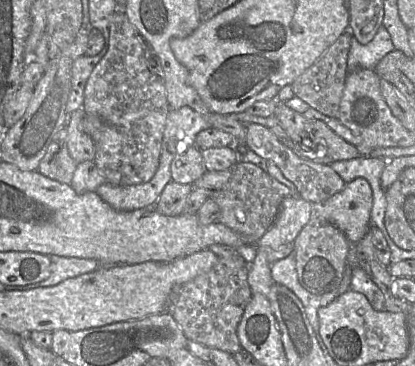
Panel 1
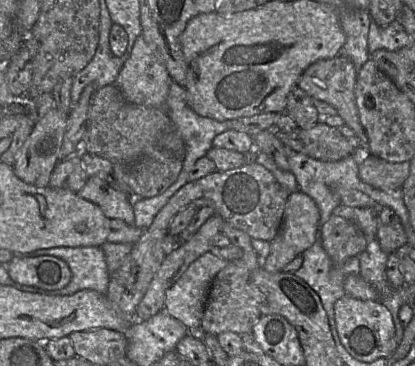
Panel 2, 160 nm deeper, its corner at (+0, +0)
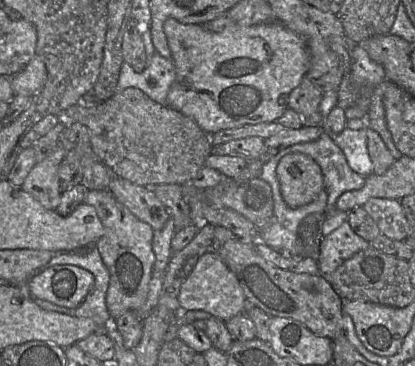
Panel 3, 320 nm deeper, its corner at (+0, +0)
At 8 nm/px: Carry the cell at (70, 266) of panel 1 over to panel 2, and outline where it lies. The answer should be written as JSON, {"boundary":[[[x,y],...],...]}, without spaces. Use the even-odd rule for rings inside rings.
{"boundary":[[[97,246],[90,247],[55,247],[41,249],[30,254],[15,254],[22,256],[54,256],[63,260],[70,268],[72,277],[67,286],[59,290],[53,290],[53,295],[72,295],[80,290],[94,290],[106,295],[110,280],[110,274],[106,258],[102,250]]]}

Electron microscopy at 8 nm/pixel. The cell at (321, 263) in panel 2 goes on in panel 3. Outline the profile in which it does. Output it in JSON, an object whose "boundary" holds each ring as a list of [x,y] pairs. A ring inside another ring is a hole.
{"boundary":[[[345,221],[319,242],[316,258],[319,275],[331,275],[344,261],[368,248],[369,242],[358,236]]]}

